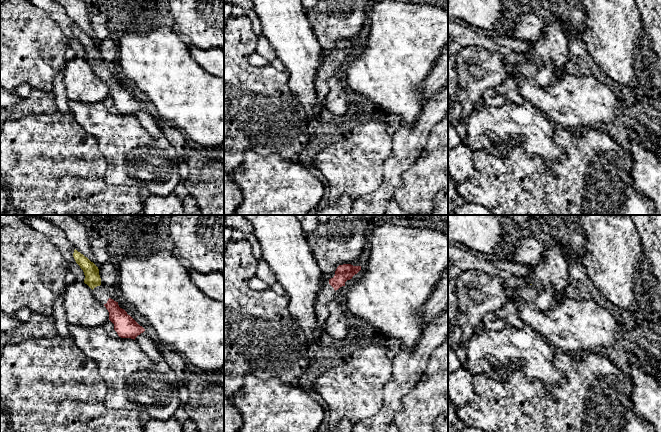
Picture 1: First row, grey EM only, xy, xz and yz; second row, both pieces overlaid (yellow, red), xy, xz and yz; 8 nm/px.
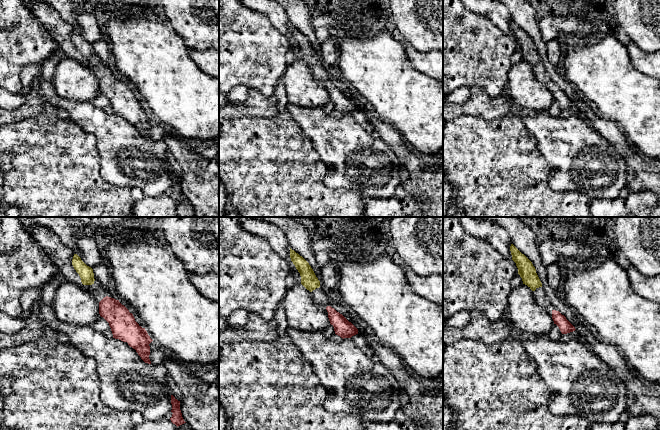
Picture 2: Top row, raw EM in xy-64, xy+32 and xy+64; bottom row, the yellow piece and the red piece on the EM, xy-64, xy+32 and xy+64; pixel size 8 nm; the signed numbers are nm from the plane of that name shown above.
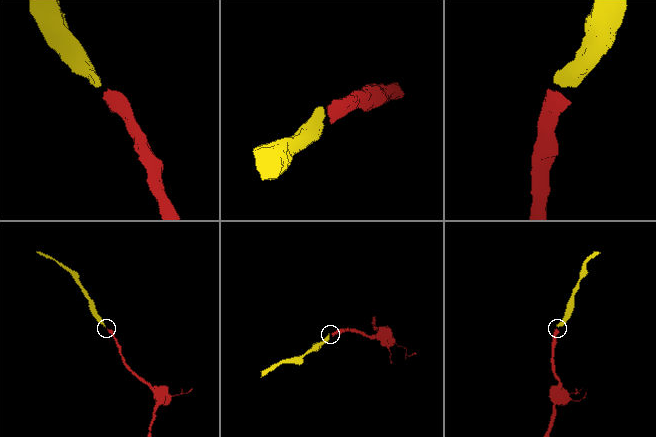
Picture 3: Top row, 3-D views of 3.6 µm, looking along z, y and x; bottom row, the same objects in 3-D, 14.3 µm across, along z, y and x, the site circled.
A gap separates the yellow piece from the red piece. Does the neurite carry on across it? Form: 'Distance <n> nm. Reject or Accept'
Distance 130 nm. Accept

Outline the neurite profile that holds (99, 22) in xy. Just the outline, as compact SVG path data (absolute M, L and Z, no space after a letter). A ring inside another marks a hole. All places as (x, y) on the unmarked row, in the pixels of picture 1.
M107 14L91 15L90 21L91 21L93 31L95 33L95 41L97 43L100 43L108 36L110 36L108 25L107 25L109 20L110 18L108 17Z

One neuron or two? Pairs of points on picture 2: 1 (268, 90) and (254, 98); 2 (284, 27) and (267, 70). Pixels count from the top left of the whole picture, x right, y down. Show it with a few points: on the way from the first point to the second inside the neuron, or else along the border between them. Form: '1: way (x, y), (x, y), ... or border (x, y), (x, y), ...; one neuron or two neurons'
1: border (248, 88), (259, 90), (265, 95), (273, 95); two neurons
2: border (266, 16), (276, 28), (289, 38), (291, 49); two neurons

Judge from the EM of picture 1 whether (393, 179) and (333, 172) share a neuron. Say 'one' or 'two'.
two

